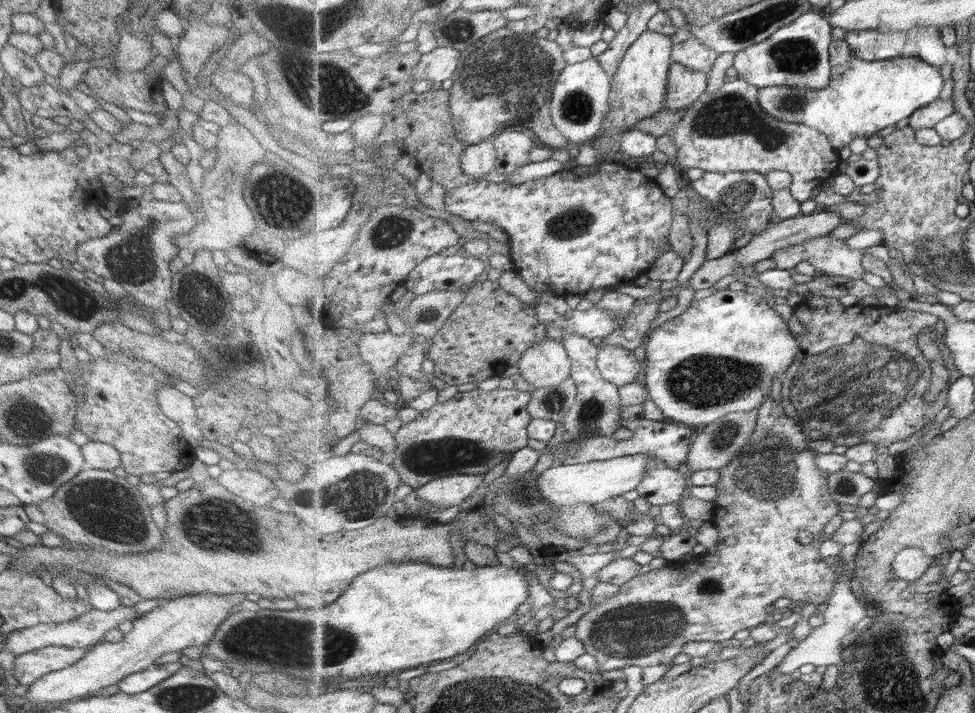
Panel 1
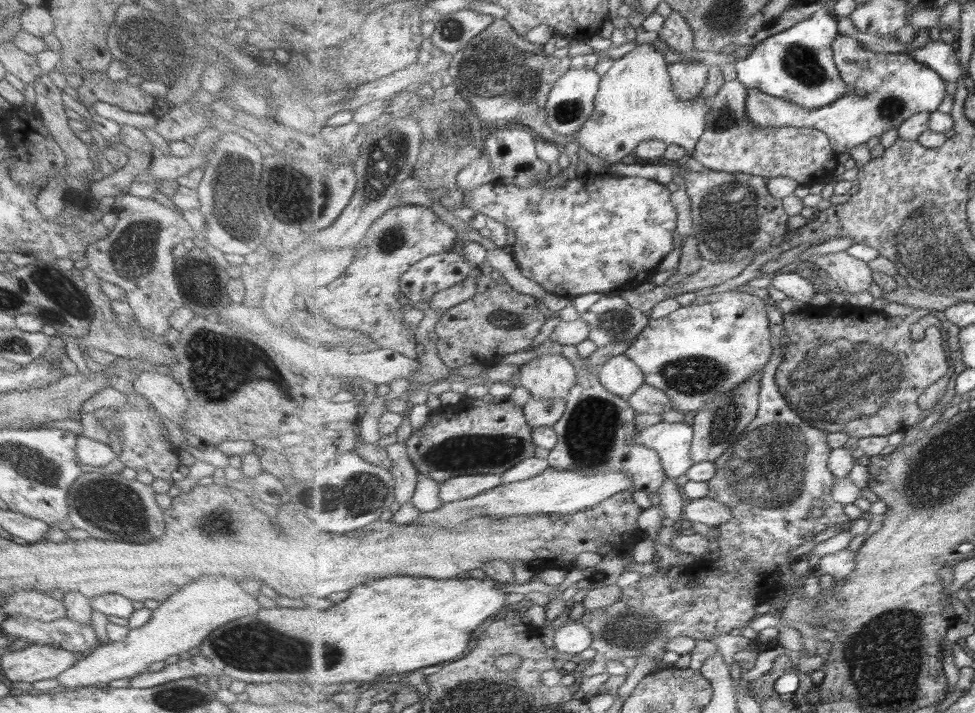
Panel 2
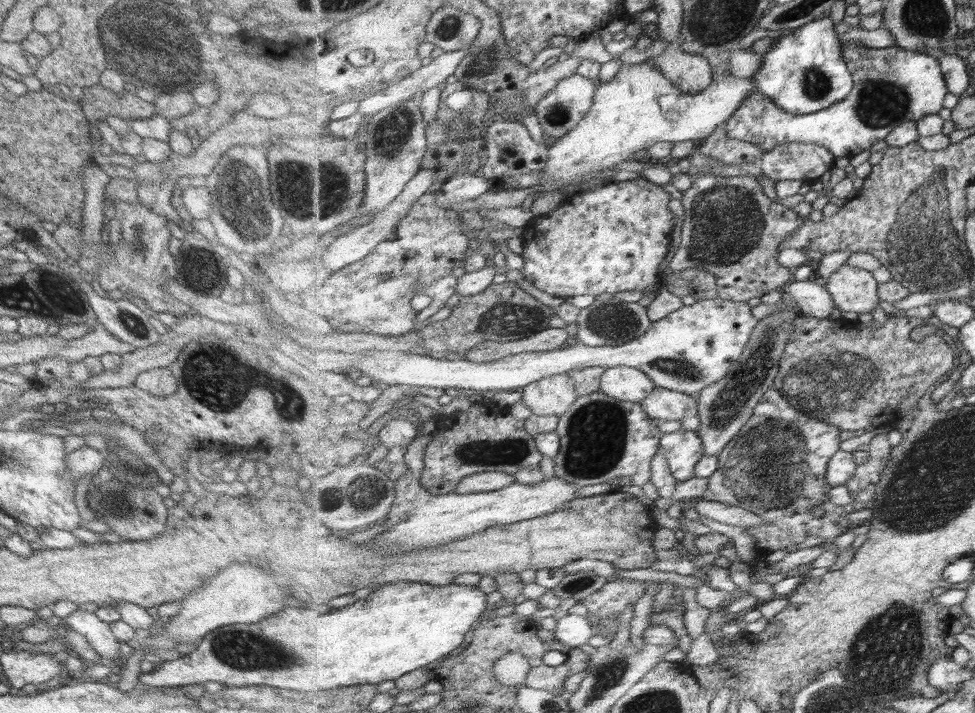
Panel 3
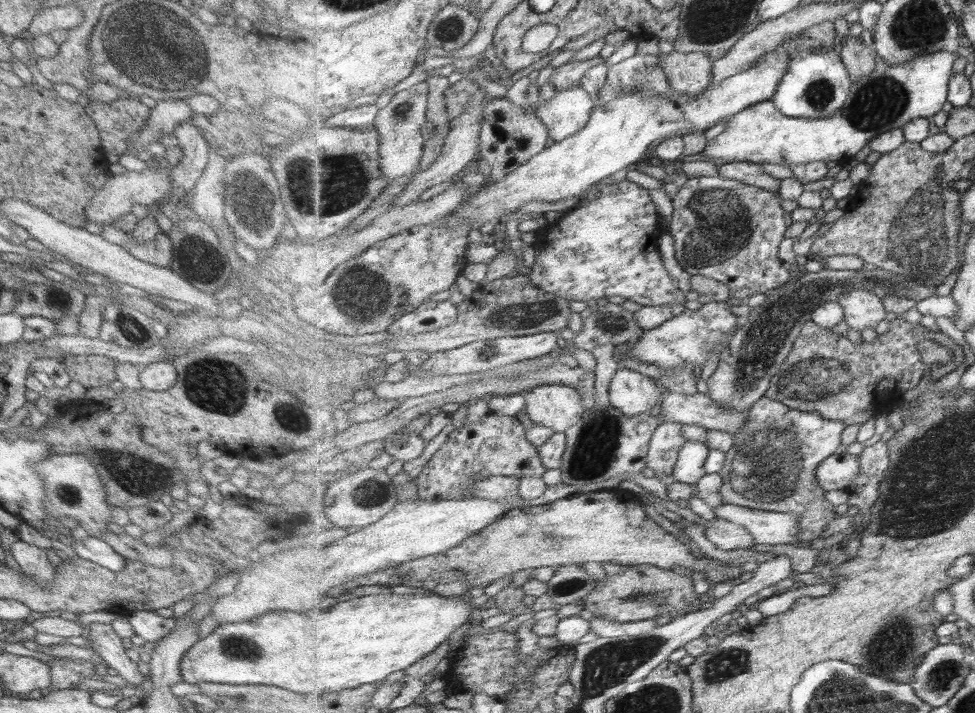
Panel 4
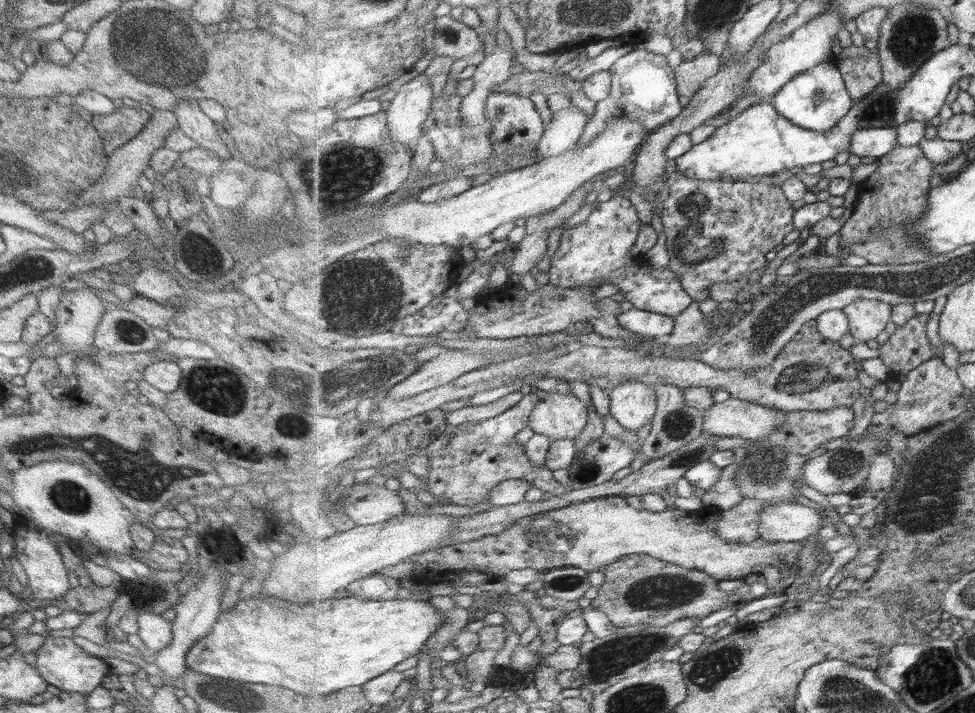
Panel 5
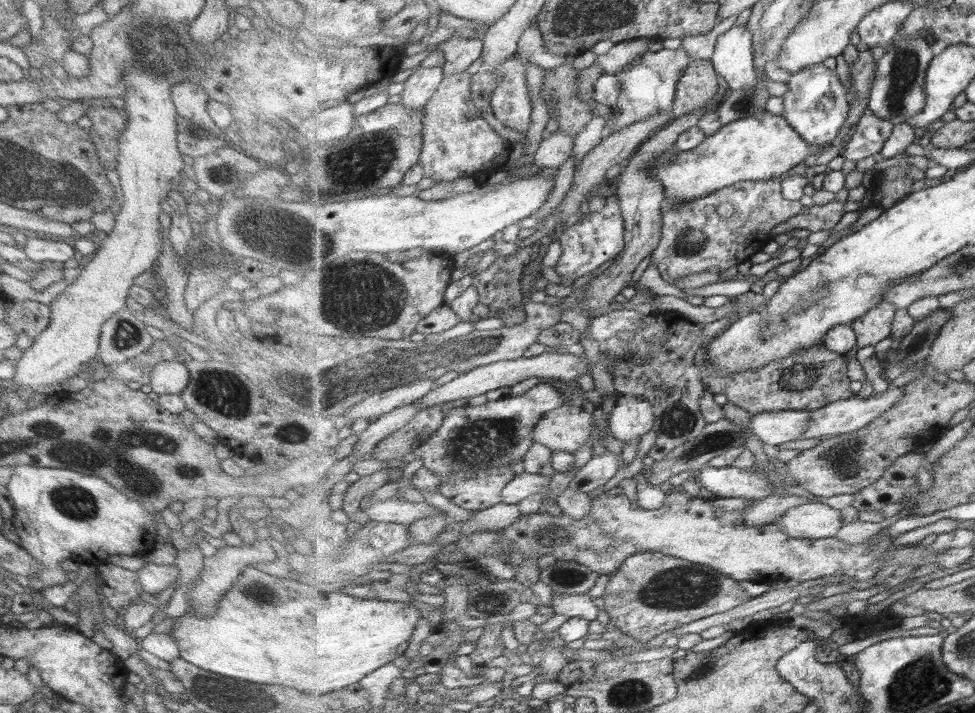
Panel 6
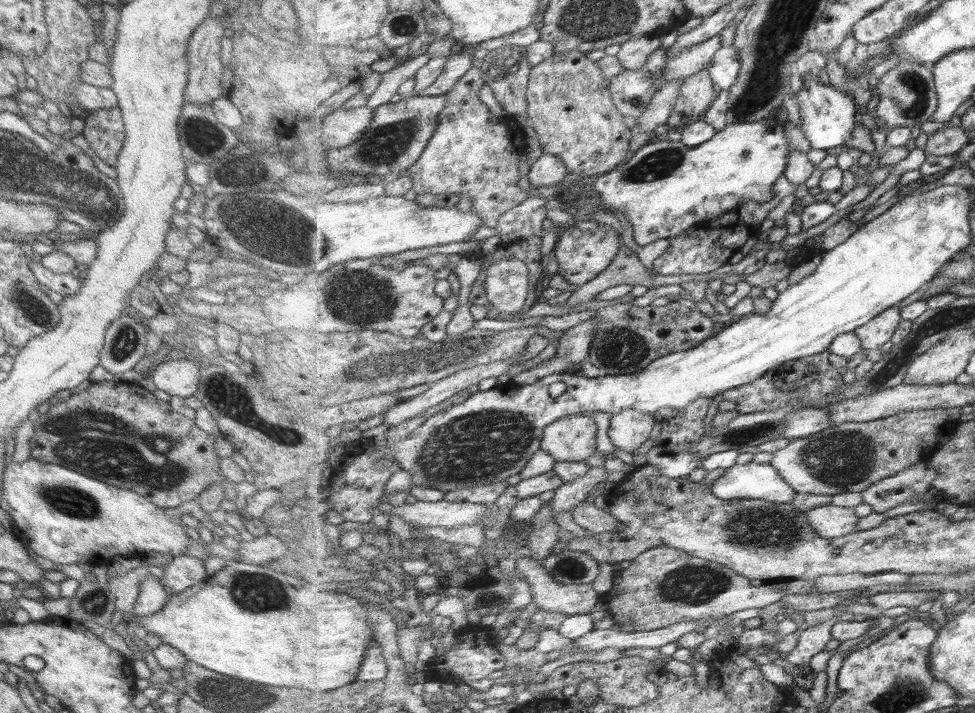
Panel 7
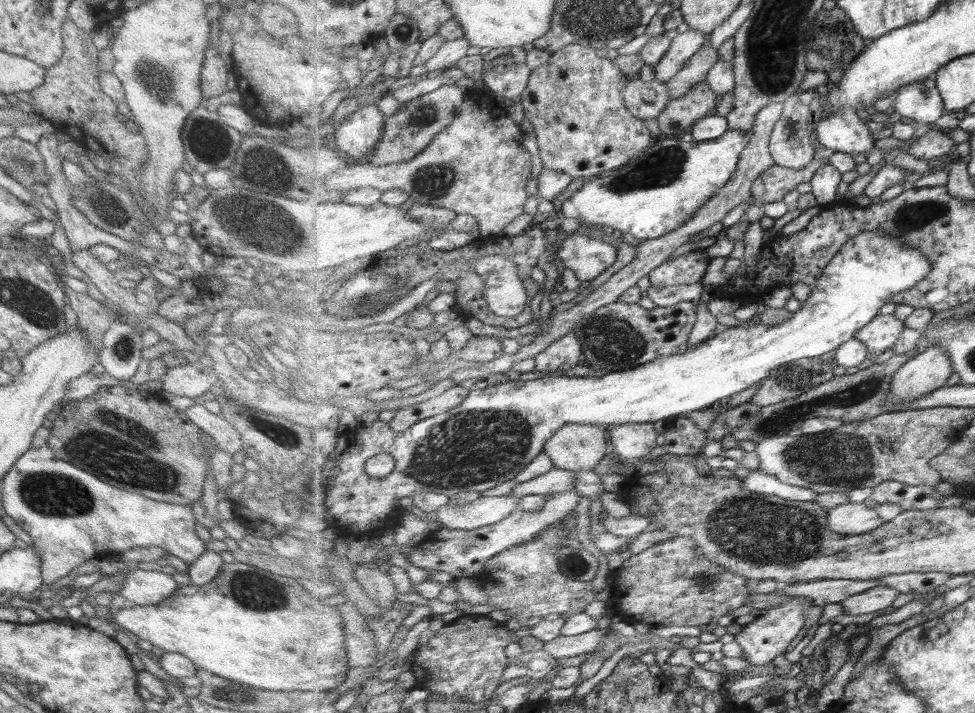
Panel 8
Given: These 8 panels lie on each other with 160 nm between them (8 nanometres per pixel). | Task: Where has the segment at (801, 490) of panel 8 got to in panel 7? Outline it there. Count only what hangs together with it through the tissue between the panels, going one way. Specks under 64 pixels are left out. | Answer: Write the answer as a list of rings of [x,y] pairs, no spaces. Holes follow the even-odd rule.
[[[770,462],[737,463],[713,482],[712,489],[725,500],[759,499],[789,503],[798,495]]]

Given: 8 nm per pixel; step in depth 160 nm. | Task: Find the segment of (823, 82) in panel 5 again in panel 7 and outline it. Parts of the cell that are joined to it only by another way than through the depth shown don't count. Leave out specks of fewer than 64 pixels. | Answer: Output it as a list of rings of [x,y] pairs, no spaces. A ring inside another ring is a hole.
[[[808,75],[804,89],[794,101],[801,114],[801,131],[809,140],[812,148],[825,151],[829,148],[837,148],[837,146],[851,140],[851,134],[853,134],[859,120],[859,112],[855,109],[855,102],[851,96],[845,95],[831,84],[829,86],[821,85],[816,76]]]

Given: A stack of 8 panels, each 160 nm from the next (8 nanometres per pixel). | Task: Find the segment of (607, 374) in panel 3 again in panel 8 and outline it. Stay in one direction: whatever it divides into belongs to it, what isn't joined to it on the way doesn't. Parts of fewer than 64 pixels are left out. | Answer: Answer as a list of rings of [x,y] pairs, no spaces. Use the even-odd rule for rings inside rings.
[[[652,423],[611,426],[610,443],[622,460],[645,458],[655,450],[659,432]]]

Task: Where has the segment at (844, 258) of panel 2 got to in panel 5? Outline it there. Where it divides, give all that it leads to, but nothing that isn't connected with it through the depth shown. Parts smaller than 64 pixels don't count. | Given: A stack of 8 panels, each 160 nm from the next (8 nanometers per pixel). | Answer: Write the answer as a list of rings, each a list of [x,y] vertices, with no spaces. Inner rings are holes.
[[[861,299],[844,309],[850,322],[850,334],[856,342],[875,341],[892,320],[893,305],[879,300]]]

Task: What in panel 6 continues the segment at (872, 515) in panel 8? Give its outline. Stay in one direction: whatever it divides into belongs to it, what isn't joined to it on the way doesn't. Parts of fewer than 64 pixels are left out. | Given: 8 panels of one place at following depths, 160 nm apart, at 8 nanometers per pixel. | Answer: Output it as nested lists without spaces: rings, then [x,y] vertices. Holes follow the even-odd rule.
[[[809,503],[796,506],[778,520],[790,537],[802,538],[808,542],[838,536],[844,527],[843,514],[828,504]]]

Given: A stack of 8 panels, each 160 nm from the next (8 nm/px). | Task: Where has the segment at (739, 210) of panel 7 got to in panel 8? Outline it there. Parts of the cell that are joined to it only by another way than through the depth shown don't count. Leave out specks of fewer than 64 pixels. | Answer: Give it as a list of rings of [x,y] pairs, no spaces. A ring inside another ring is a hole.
[[[829,158],[822,161],[813,160],[803,170],[775,164],[753,183],[753,196],[757,199],[759,206],[769,202],[781,202],[801,183],[810,182],[817,170],[829,163]],[[705,249],[689,251],[678,258],[665,262],[655,268],[649,275],[650,284],[655,288],[665,288],[677,284],[702,283],[711,259],[705,254]]]

